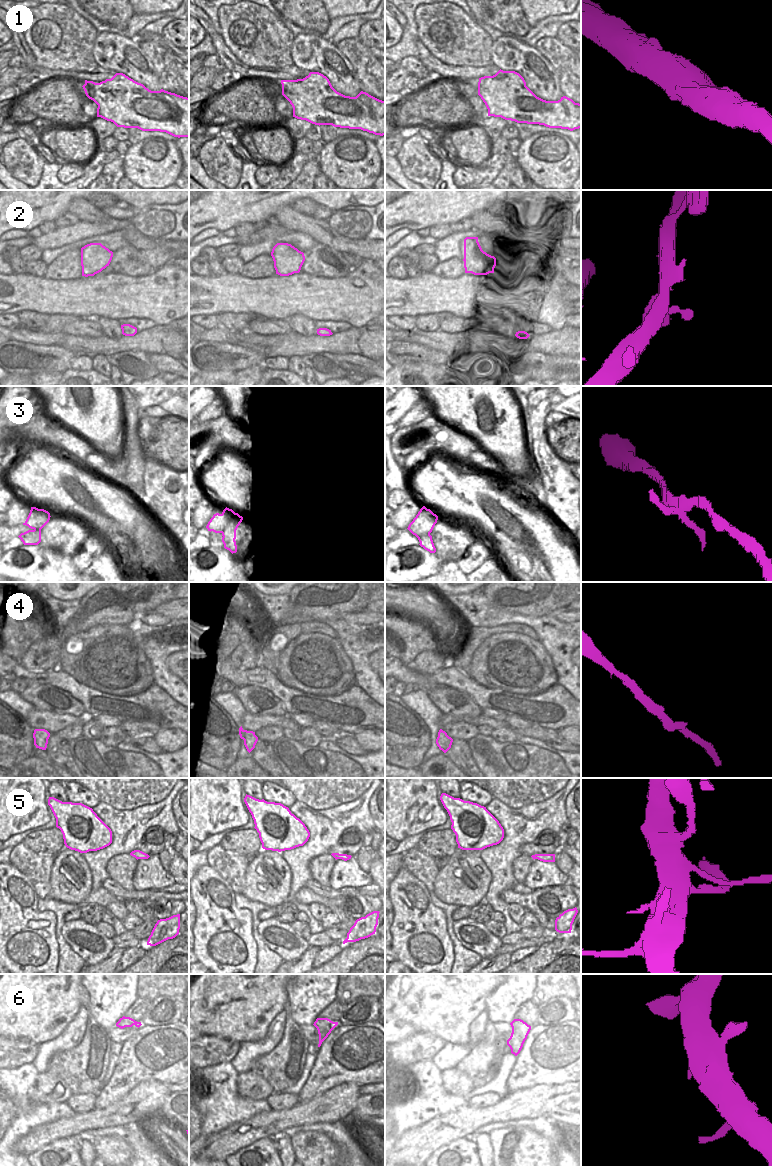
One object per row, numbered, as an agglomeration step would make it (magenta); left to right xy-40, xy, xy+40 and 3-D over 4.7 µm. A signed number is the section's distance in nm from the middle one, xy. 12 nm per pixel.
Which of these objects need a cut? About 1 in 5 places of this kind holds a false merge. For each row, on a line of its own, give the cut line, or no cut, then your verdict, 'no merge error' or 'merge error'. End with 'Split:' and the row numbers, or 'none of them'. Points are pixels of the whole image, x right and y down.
1: cut none; no merge error
2: cut none; no merge error
3: cut xy (223, 536), (234, 539); merge error
4: cut none; no merge error
5: cut none; no merge error
6: cut none; no merge error
Split: 3

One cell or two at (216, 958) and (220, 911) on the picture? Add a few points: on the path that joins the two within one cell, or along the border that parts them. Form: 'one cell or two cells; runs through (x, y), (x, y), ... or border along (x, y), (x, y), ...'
one cell; runs through (220, 946), (220, 923)

